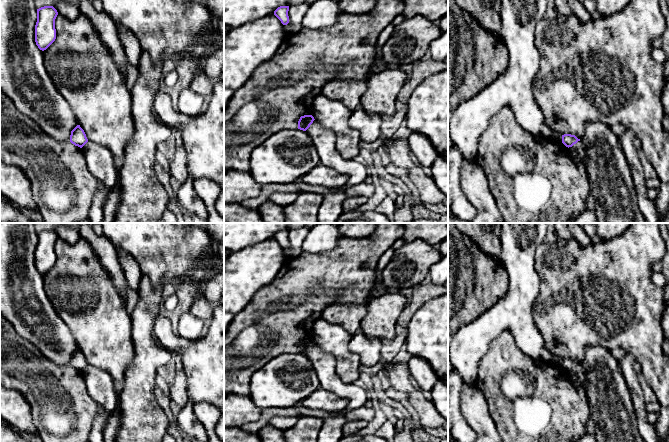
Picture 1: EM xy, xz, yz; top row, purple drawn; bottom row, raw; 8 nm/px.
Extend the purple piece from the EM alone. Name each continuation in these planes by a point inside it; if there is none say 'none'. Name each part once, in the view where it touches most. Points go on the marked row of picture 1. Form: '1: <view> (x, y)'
1: yz (578, 151)

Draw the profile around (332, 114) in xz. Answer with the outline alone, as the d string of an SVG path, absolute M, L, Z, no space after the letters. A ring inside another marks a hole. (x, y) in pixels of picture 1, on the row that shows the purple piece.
M320 94L313 101L312 116L336 136L336 147L346 159L359 155L361 134L349 126L351 110L341 100L331 100Z

